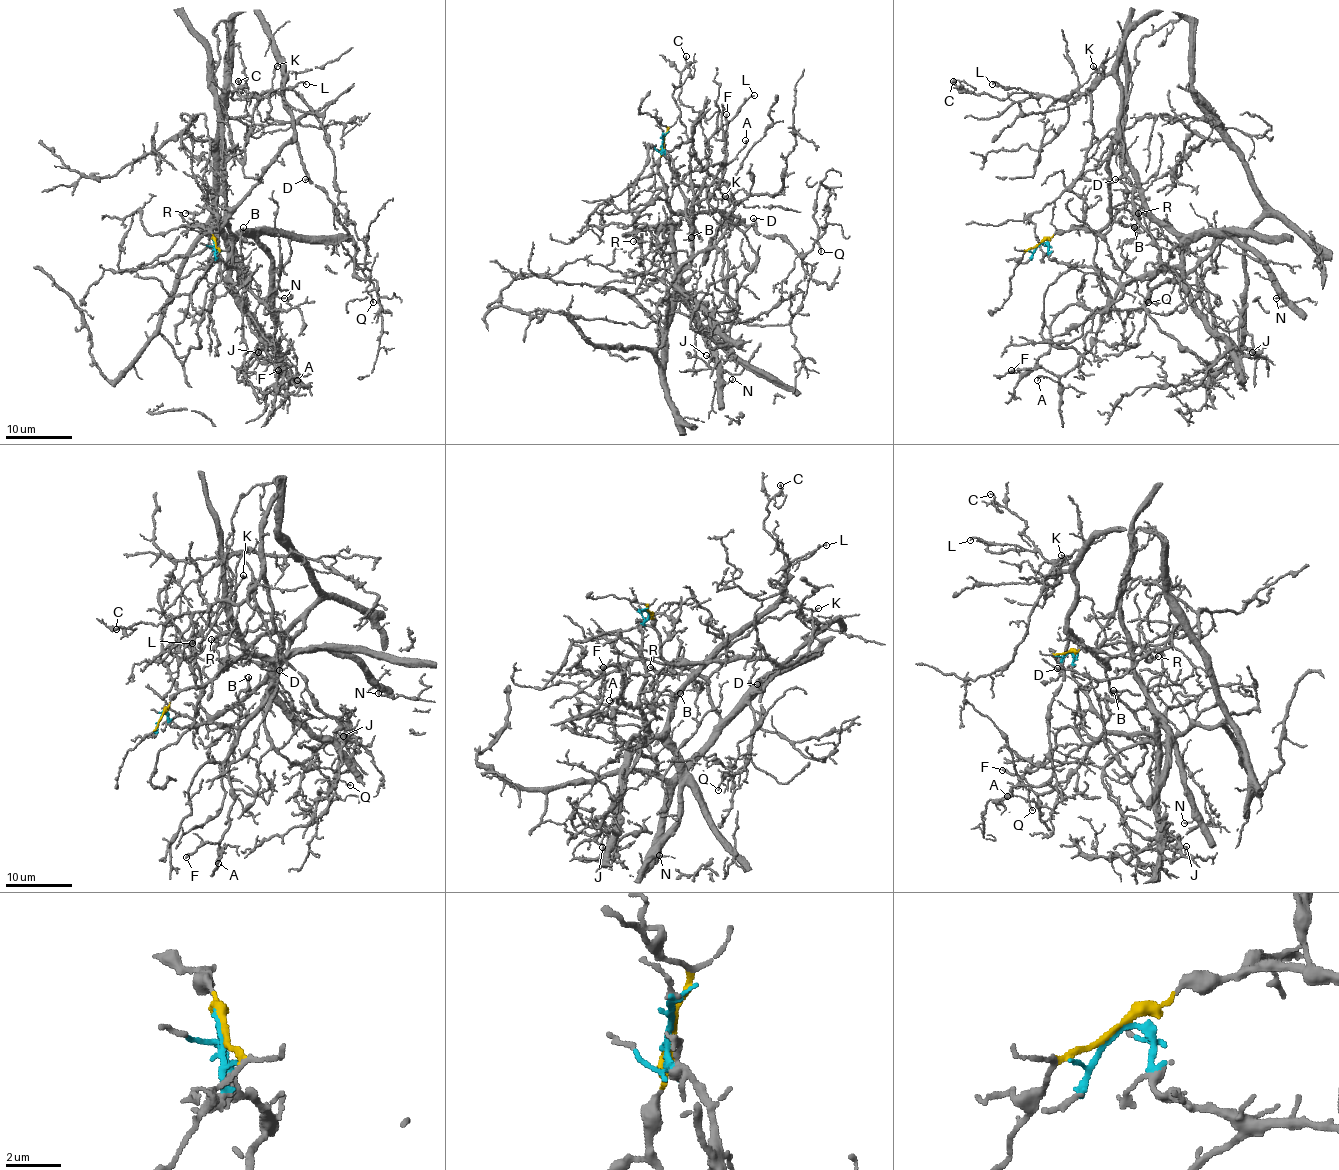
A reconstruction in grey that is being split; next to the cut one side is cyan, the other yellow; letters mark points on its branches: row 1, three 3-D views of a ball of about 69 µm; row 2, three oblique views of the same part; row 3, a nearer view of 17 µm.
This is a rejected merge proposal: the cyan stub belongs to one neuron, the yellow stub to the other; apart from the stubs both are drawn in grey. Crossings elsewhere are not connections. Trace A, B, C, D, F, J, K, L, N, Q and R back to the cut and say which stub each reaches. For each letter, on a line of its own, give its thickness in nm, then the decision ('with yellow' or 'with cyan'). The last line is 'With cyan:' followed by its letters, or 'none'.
A: 200 nm | with cyan
B: 120 nm | with cyan
C: 120 nm | with yellow
D: 160 nm | with yellow
F: 240 nm | with cyan
J: 90 nm | with cyan
K: 130 nm | with yellow
L: 130 nm | with yellow
N: 160 nm | with cyan
Q: 150 nm | with yellow
R: 220 nm | with cyan
With cyan: A, B, F, J, N, R

